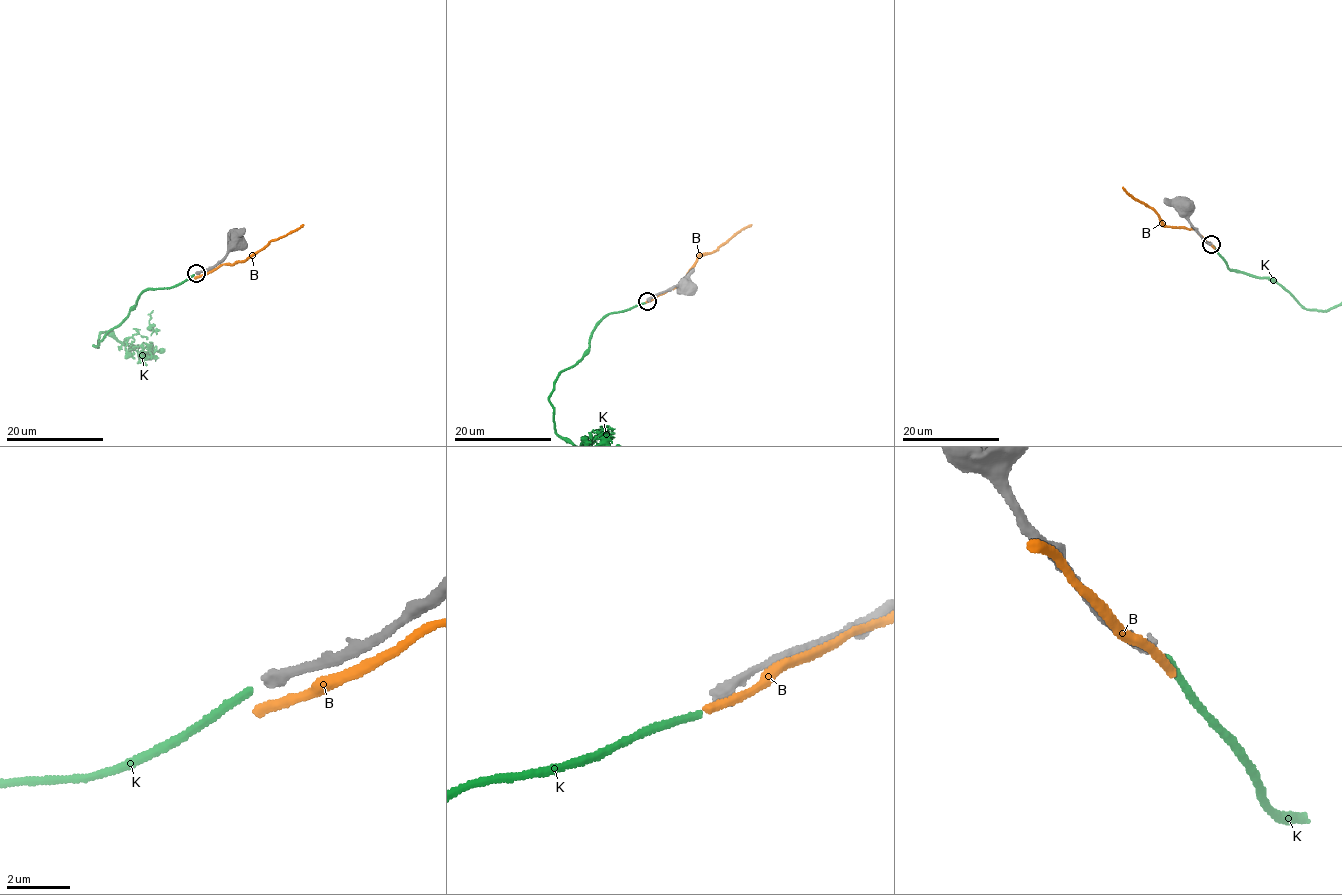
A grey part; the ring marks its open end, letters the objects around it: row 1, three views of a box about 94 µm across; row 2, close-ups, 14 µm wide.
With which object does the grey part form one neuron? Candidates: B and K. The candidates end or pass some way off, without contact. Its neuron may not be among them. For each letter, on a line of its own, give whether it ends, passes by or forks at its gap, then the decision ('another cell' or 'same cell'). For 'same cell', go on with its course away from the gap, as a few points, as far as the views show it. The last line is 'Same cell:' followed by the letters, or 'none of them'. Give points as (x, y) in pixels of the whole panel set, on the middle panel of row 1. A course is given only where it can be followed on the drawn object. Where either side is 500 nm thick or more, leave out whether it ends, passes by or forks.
B: it ends; another cell
K: it ends; another cell
Same cell: none of them

